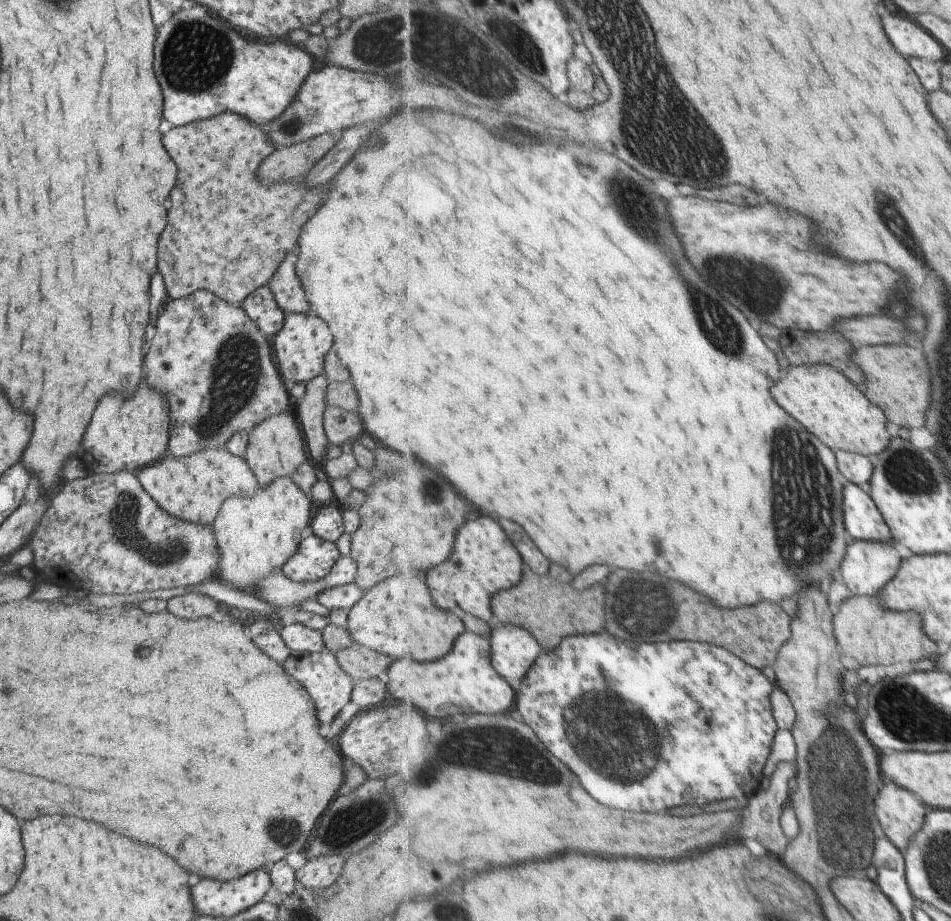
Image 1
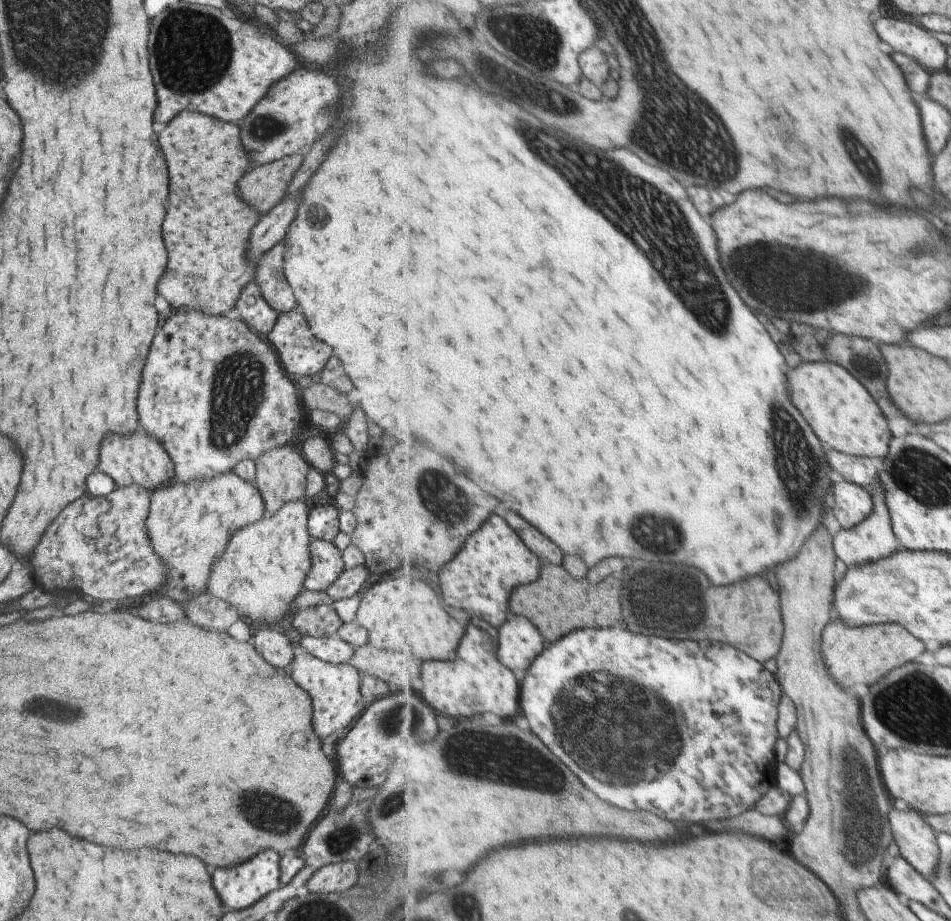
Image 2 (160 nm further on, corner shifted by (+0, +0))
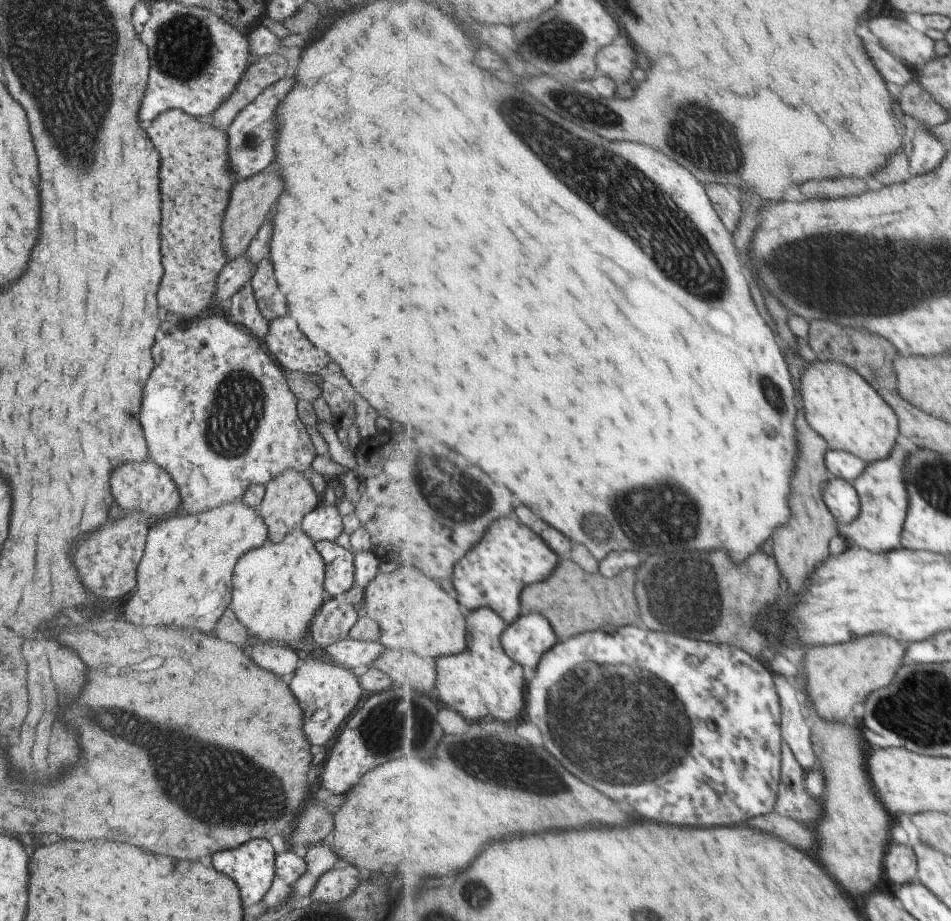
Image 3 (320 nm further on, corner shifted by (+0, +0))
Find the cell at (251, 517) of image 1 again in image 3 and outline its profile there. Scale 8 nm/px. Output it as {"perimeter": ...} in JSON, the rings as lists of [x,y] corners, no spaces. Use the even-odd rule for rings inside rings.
{"perimeter":[[[297,527],[287,533],[281,541],[273,542],[268,536],[266,542],[257,548],[244,553],[243,558],[235,563],[232,570],[233,590],[229,608],[235,612],[237,620],[247,628],[247,632],[255,638],[265,640],[249,650],[249,658],[259,664],[279,664],[279,677],[295,672],[299,659],[293,651],[293,646],[307,634],[312,618],[328,597],[324,590],[324,562],[321,555],[315,550],[314,542]]]}

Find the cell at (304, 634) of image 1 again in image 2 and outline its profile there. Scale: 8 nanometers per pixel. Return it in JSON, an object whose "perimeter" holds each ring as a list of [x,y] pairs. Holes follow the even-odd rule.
{"perimeter":[[[336,634],[330,637],[304,637],[300,641],[299,650],[305,650],[328,663],[347,663],[357,648]]]}

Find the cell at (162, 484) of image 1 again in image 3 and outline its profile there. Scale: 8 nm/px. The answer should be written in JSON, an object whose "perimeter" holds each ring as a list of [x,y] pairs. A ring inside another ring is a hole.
{"perimeter":[[[241,500],[205,513],[185,515],[179,512],[166,519],[155,520],[148,527],[144,549],[136,568],[135,590],[131,592],[131,596],[123,606],[125,620],[143,626],[177,626],[177,628],[195,628],[199,632],[213,632],[219,616],[229,604],[233,566],[245,552],[263,545],[267,536],[266,526],[257,510],[250,509]]]}

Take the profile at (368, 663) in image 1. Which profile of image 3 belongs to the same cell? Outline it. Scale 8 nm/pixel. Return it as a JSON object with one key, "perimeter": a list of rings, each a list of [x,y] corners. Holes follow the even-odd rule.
{"perimeter":[[[385,649],[371,664],[387,675],[392,686],[416,688],[423,694],[437,698],[437,670],[435,660],[421,658],[415,652],[407,652],[403,649]]]}

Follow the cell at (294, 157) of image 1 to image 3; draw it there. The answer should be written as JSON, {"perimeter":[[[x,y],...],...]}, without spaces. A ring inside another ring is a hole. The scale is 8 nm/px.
{"perimeter":[[[271,166],[248,179],[239,179],[233,182],[229,193],[229,202],[227,202],[227,210],[225,210],[223,222],[221,222],[220,241],[227,262],[244,254],[251,238],[255,236],[255,232],[263,224],[265,216],[269,215],[273,204],[276,203],[279,190],[281,190],[281,180],[275,172],[275,168]]]}

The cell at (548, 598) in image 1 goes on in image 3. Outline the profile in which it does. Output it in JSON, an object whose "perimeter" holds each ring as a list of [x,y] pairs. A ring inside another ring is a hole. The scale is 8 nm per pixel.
{"perimeter":[[[563,560],[559,570],[551,580],[541,584],[531,584],[522,592],[522,612],[543,612],[553,622],[558,640],[571,640],[579,636],[579,632],[591,632],[599,628],[609,628],[609,624],[631,624],[639,620],[639,606],[637,606],[636,582],[637,578],[623,576],[608,579],[599,572],[583,570],[573,560]]]}

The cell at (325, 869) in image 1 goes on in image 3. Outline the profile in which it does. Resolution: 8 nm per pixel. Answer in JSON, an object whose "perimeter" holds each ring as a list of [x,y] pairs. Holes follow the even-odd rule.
{"perimeter":[[[349,864],[333,867],[317,879],[310,892],[310,899],[312,902],[327,903],[347,898],[355,890],[355,876],[359,880],[359,872],[355,874],[355,867]]]}

